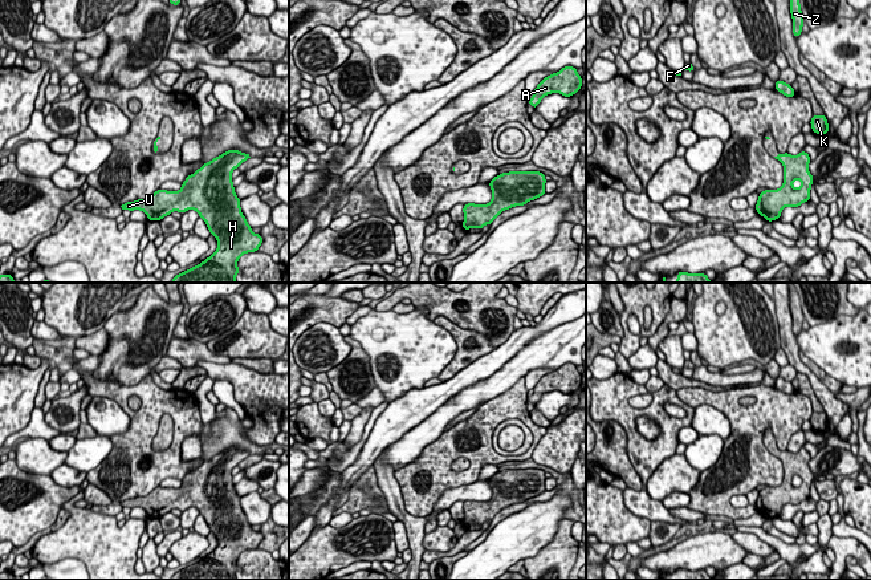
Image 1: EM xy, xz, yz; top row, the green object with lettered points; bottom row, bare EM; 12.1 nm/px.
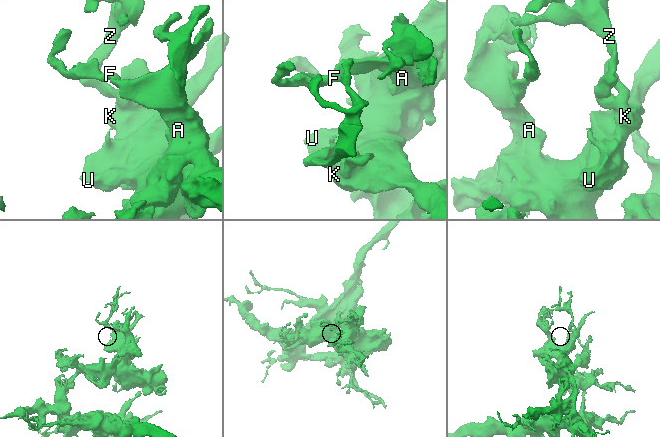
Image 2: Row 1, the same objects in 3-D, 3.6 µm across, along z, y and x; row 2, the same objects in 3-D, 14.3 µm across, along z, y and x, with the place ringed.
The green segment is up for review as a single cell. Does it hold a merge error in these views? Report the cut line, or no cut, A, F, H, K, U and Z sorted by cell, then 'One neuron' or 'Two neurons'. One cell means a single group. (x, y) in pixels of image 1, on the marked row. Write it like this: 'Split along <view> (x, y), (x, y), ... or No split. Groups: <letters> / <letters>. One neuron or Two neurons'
No split. Groups: A F H K U Z. One neuron

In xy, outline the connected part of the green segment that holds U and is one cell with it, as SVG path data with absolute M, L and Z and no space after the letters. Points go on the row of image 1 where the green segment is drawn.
M228 150L188 175L179 191L158 190L146 199L122 204L141 210L148 220L162 220L172 211L195 210L217 240L217 250L204 261L176 275L171 283L236 283L241 255L256 252L262 236L255 234L241 212L231 177L249 157Z

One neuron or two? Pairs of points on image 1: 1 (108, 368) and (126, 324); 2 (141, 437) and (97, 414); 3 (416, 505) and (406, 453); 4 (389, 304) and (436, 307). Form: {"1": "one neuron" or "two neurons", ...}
{"1": "one neuron", "2": "two neurons", "3": "two neurons", "4": "one neuron"}

